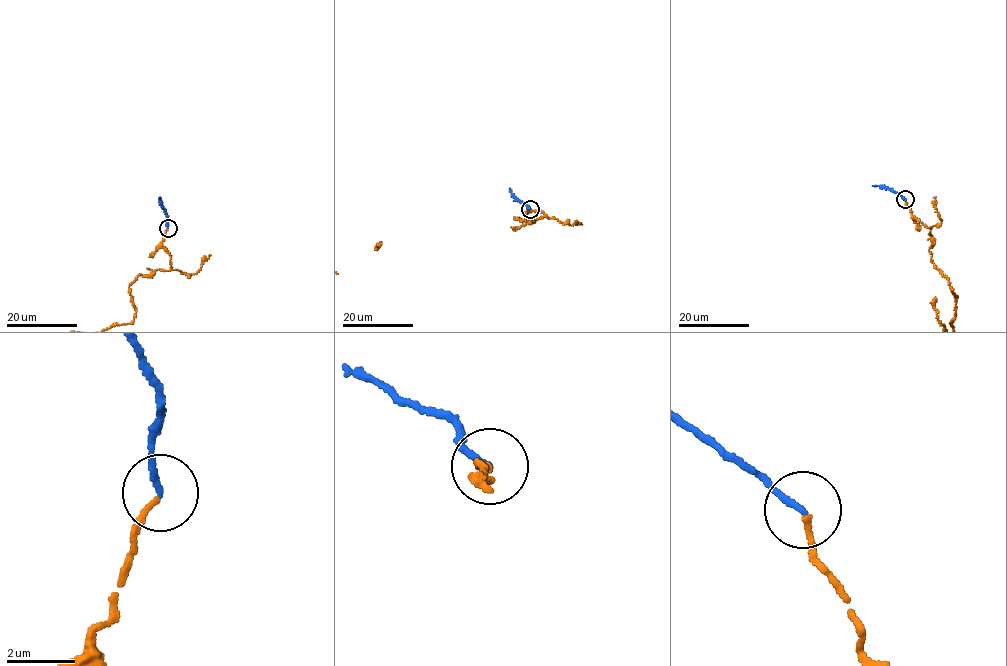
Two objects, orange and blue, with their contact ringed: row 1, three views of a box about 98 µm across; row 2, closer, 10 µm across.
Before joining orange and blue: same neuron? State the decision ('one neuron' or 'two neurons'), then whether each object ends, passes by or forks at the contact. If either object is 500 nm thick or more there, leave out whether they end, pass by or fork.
one neuron | orange ends | blue ends

